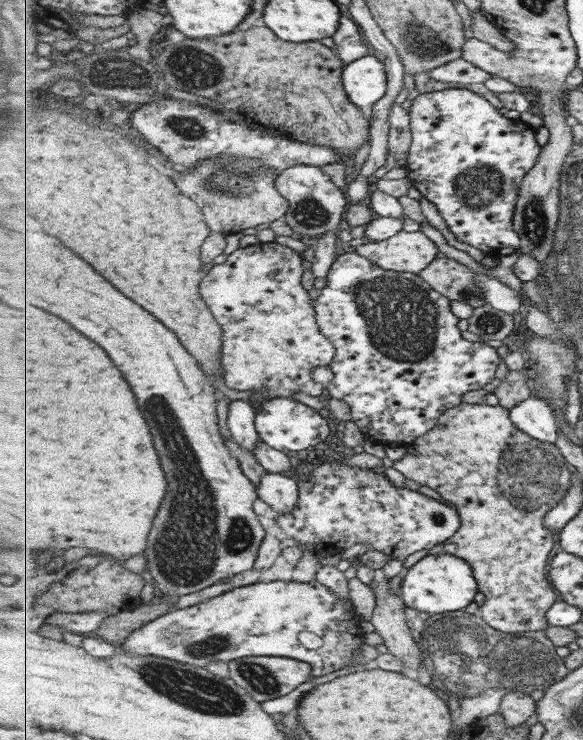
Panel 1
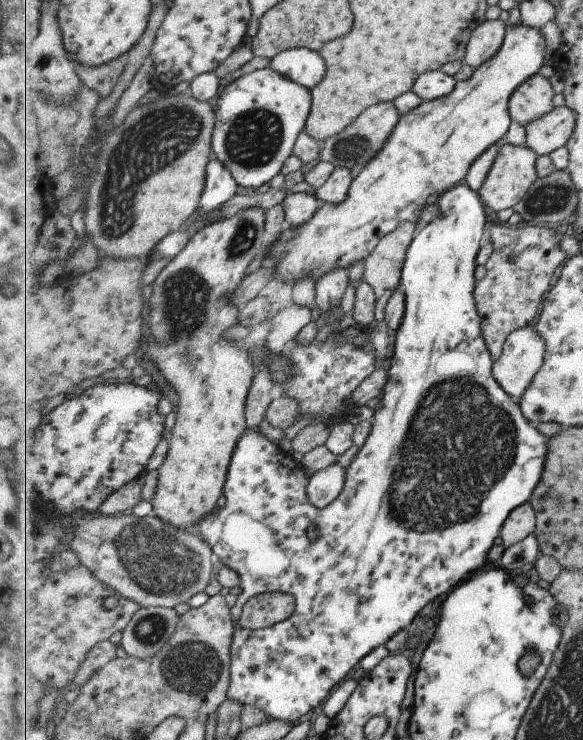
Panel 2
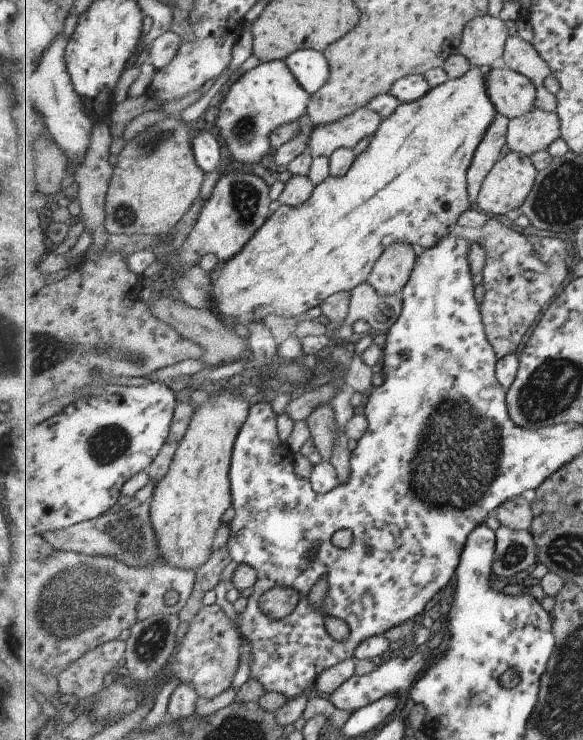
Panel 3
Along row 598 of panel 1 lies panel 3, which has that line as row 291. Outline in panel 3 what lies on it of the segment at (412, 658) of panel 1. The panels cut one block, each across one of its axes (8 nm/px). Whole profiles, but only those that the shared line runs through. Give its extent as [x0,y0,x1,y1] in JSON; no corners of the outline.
[368,243,417,297]

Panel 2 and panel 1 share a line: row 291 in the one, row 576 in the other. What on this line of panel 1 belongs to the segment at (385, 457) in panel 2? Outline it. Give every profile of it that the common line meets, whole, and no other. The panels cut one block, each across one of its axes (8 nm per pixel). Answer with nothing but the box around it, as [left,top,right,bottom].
[400,552,479,630]

